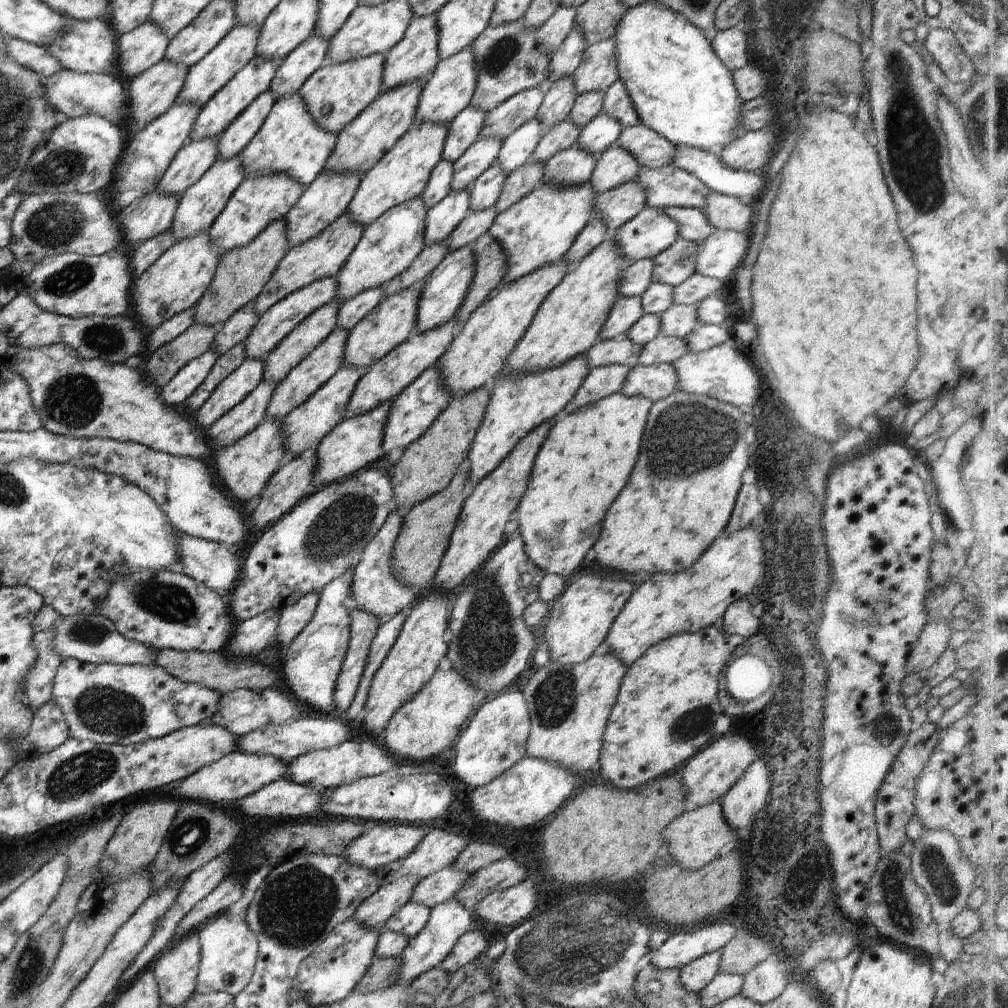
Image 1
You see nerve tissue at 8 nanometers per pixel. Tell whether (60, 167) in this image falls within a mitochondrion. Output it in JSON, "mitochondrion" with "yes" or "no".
{"mitochondrion":"yes"}

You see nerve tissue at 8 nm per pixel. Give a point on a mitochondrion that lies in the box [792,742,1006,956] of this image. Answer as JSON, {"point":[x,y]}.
{"point":[943,882]}

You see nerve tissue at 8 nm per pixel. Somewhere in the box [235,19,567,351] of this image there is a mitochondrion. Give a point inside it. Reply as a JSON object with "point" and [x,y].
{"point":[495,59]}

